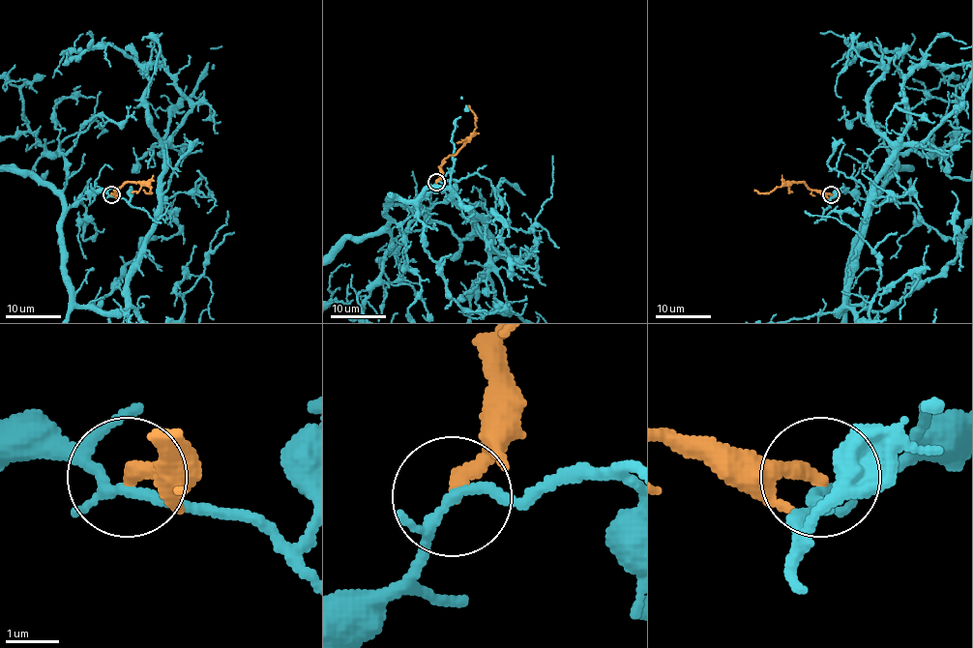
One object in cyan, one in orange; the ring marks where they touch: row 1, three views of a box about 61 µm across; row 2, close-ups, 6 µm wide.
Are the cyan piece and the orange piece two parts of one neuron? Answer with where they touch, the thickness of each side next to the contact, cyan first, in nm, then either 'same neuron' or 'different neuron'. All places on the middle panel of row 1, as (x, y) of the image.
place (436, 182); calibres 160 and 320 nm; different neuron

